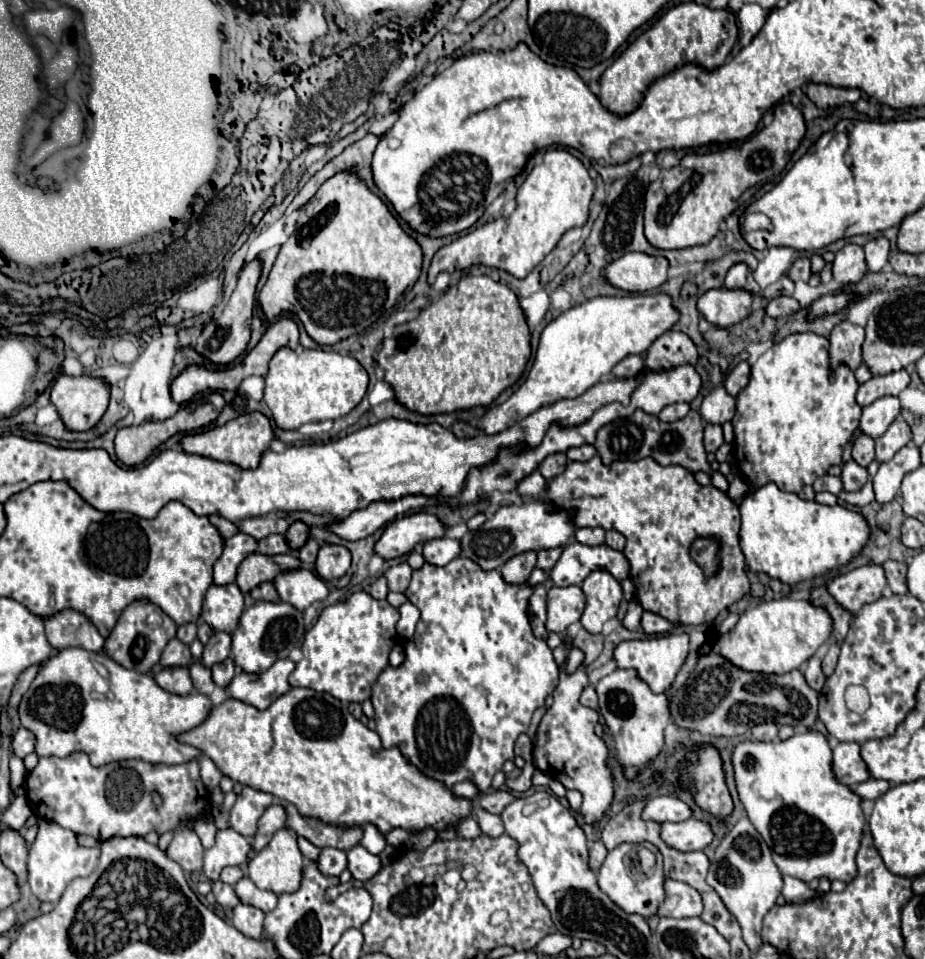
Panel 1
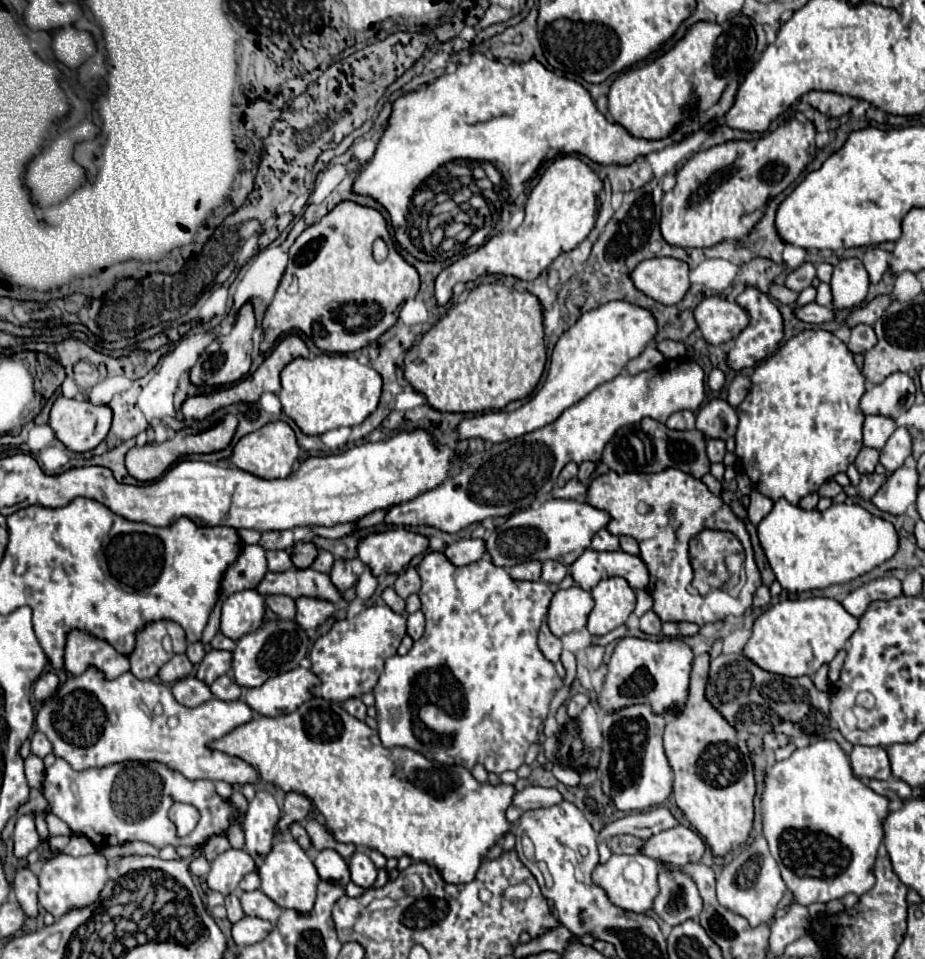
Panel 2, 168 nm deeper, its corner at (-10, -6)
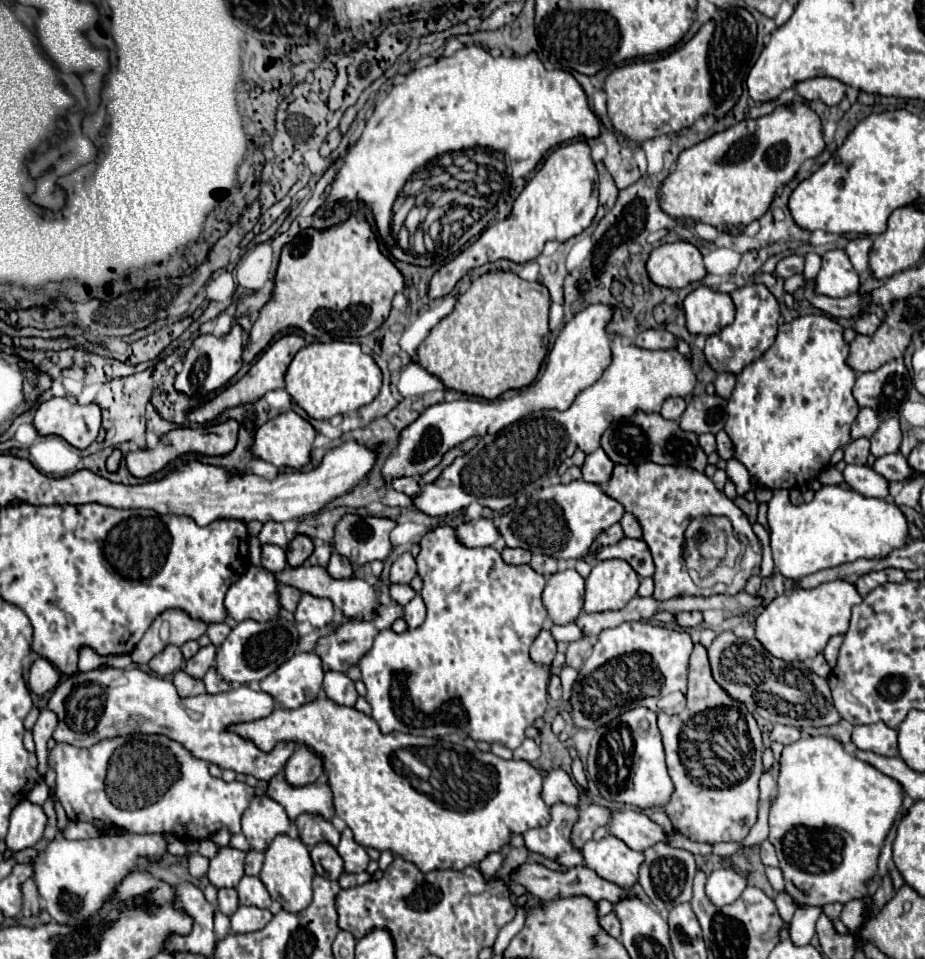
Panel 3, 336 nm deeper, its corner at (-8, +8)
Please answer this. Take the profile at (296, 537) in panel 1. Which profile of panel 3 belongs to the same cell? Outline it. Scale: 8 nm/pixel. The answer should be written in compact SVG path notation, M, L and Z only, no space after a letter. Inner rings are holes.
M296 535L288 547L286 547L286 557L288 557L288 565L290 567L298 567L302 565L314 551L314 545L312 545L312 539L310 537L304 537L304 535Z

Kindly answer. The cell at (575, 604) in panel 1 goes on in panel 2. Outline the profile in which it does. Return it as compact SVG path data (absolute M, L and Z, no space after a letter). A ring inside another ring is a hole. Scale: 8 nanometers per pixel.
M582 587L558 589L548 607L548 625L556 637L580 631L586 627L588 613L594 607L590 591Z

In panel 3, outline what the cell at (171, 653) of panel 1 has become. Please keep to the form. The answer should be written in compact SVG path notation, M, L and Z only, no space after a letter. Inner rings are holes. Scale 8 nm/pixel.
M166 645L164 651L162 651L160 655L156 655L156 657L148 663L148 667L150 667L156 675L160 675L160 677L168 677L168 675L172 675L174 671L178 671L178 669L182 667L182 663L184 663L184 657L182 657L180 647L176 647L176 645Z

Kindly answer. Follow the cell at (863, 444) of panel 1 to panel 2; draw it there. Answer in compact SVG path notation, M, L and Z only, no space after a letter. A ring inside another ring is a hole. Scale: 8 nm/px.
M864 447L856 461L854 461L856 469L860 475L868 475L868 473L874 473L874 467L878 465L878 451L876 449L870 449L870 447Z

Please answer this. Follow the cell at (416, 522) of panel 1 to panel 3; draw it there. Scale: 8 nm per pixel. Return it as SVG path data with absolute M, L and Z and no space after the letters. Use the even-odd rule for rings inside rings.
M344 515L336 525L336 551L358 565L366 565L376 559L384 561L394 549L390 541L394 527L396 521L388 517Z

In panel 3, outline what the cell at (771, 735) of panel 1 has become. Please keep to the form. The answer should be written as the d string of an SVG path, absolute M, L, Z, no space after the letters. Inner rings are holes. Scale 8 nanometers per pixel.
M774 725L774 729L770 731L770 739L778 741L782 745L794 743L800 739L800 731L796 727L788 727L788 725Z

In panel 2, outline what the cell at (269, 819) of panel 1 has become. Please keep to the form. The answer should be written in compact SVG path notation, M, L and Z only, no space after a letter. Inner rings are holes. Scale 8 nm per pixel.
M296 791L286 793L284 807L282 807L282 819L278 823L278 833L286 831L288 825L294 821L304 821L310 811L312 811L312 801L306 795L296 793Z

